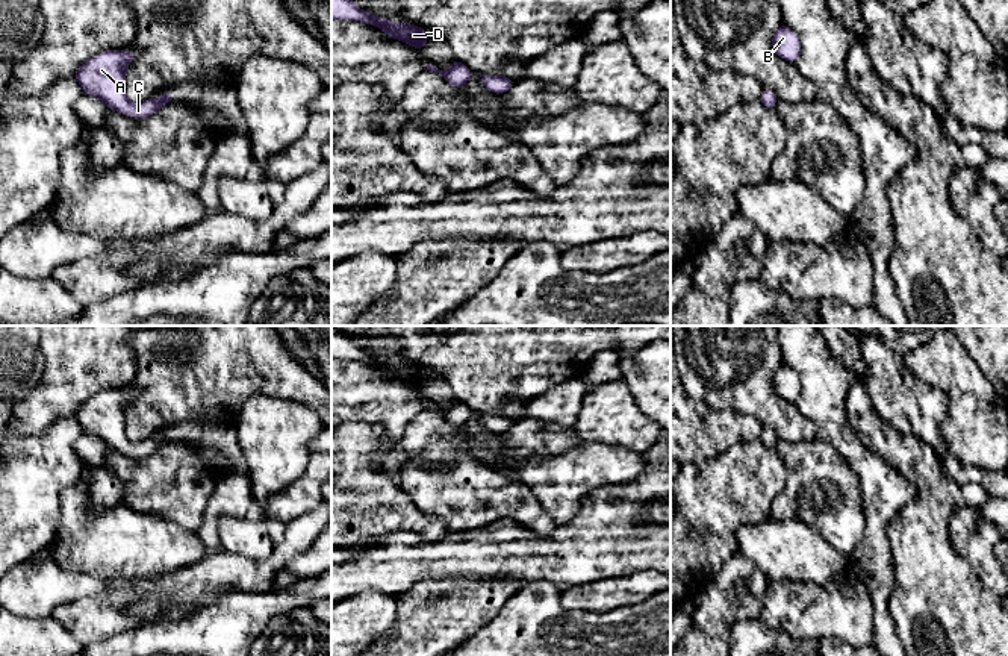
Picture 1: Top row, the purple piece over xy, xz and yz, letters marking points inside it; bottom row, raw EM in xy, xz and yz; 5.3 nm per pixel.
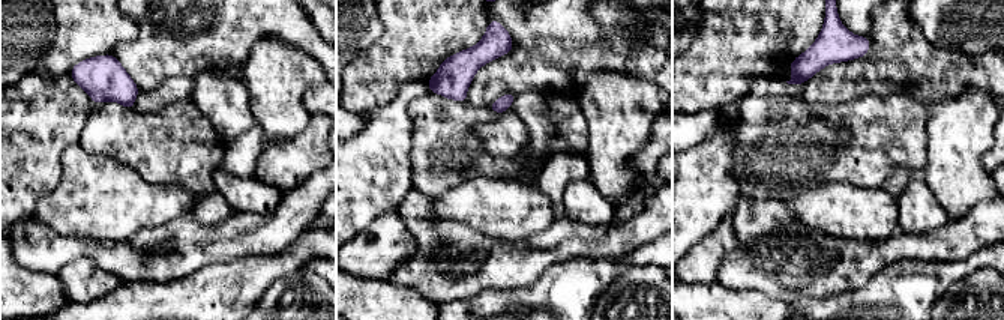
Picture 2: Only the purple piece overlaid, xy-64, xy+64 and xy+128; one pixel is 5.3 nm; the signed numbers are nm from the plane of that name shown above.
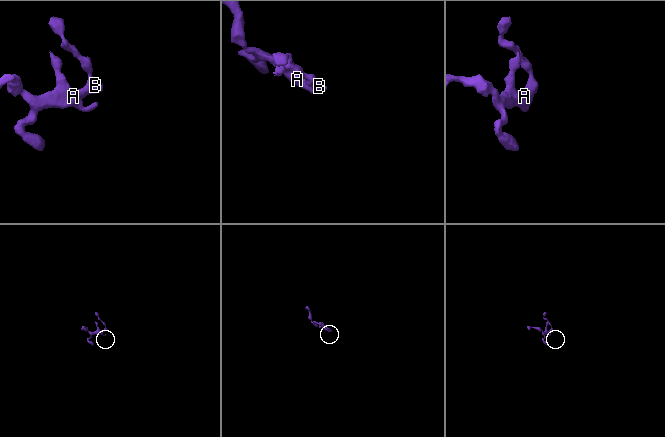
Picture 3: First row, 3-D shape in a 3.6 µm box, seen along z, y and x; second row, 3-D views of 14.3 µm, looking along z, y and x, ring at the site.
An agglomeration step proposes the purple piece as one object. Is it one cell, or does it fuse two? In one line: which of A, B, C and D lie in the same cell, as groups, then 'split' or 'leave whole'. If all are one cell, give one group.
A B C D | leave whole

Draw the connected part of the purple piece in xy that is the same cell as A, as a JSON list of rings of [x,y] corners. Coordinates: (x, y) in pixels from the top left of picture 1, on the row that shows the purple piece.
[[[107,50],[79,65],[74,79],[88,95],[100,98],[114,111],[136,118],[148,118],[163,105],[174,100],[173,91],[159,98],[148,98],[139,105],[132,103],[126,95],[126,70],[138,53],[133,50]]]

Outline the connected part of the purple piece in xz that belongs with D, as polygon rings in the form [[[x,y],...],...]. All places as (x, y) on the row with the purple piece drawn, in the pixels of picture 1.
[[[331,0],[331,20],[363,21],[369,26],[380,27],[392,39],[400,39],[421,52],[428,42],[428,32],[424,27],[410,23],[394,23],[390,20],[372,15],[356,6],[353,0]]]

